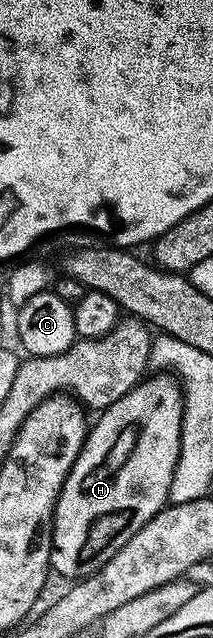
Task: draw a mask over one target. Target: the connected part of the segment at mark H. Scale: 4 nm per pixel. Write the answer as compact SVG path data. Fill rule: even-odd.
M150 374L144 381L132 387L126 395L119 397L119 401L115 401L110 407L105 408L96 416L97 424L94 427L92 424L88 428L83 449L79 453L75 465L69 470L69 476L65 479L65 484L59 493L55 513L53 514L53 544L51 545L49 561L52 570L56 574L58 571L63 578L69 579L68 581L85 579L88 575L94 575L103 565L107 565L107 561L111 561L111 557L115 557L115 553L119 553L119 549L123 549L123 545L127 545L127 541L131 541L131 537L135 537L135 533L139 533L139 529L143 529L143 525L147 525L147 521L151 521L151 517L158 515L169 503L171 477L175 473L175 465L181 452L181 418L183 417L185 404L180 382L172 374L157 374L161 375Z

